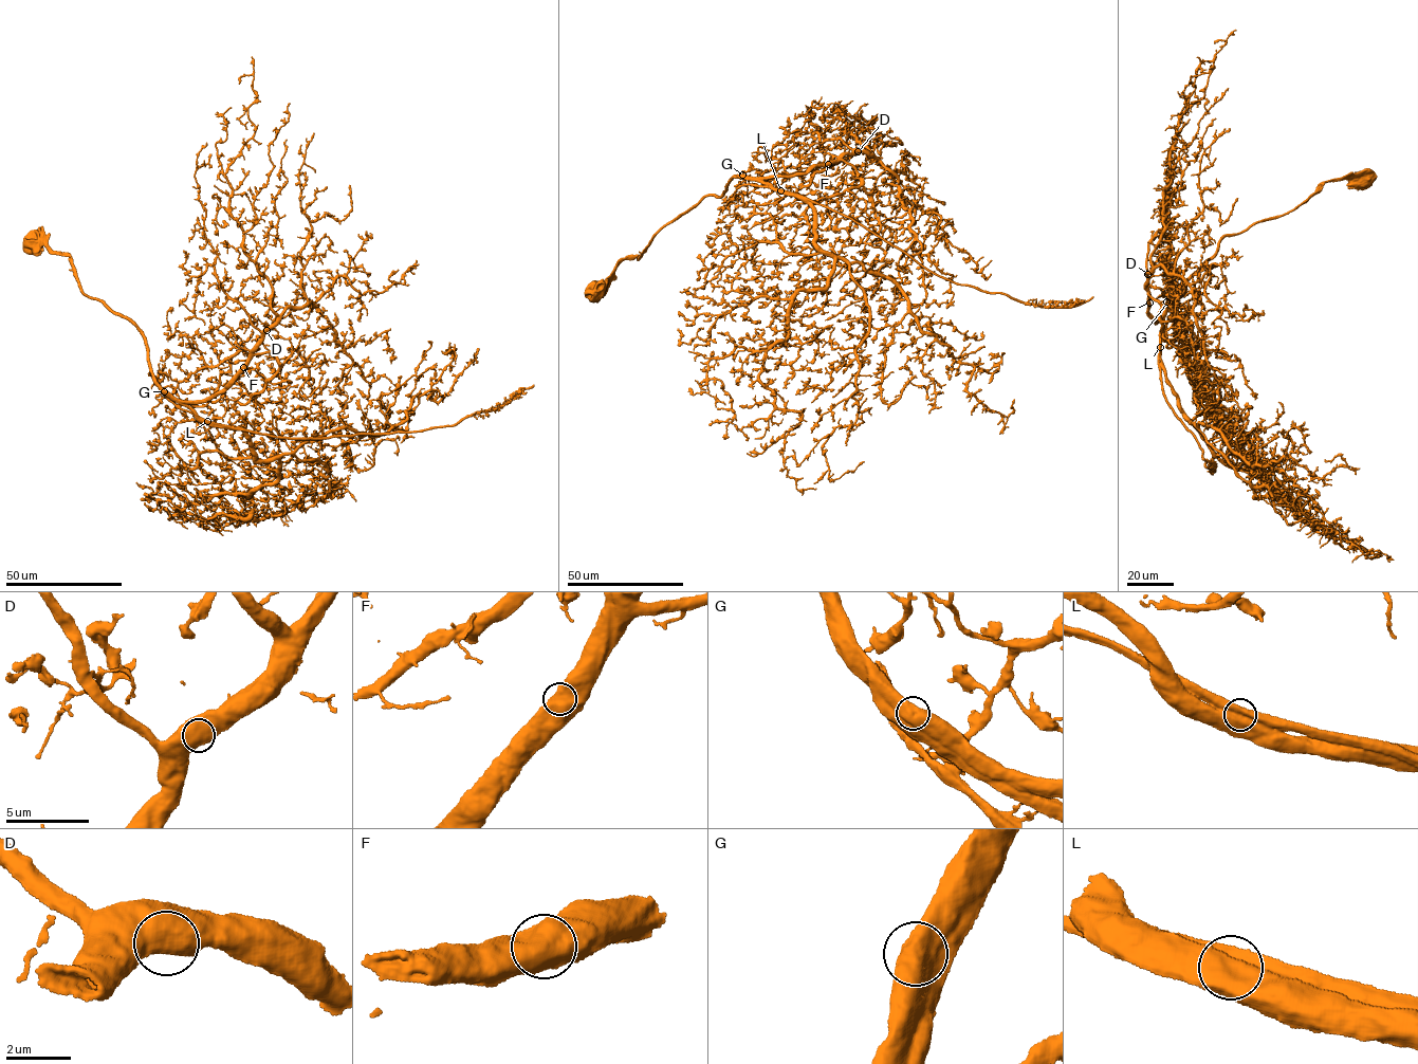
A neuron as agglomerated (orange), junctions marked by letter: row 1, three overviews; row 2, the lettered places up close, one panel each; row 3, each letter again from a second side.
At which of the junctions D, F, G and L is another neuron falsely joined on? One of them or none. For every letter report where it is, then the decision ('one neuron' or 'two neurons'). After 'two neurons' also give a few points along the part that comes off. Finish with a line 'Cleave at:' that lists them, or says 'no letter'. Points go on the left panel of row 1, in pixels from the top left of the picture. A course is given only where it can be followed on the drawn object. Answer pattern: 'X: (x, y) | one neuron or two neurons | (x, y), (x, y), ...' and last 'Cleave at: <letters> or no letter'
D: (266, 330) | one neuron
F: (243, 367) | one neuron
G: (164, 391) | one neuron
L: (207, 421) | two neurons | (207, 421), (291, 439), (422, 432), (453, 426), (471, 415), (496, 409), (533, 385)
Cleave at: L

